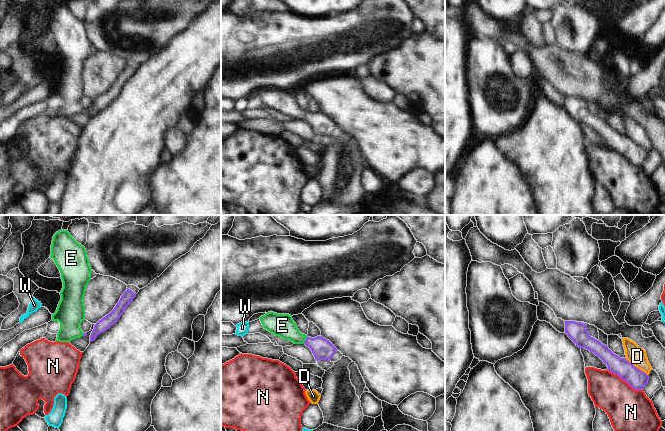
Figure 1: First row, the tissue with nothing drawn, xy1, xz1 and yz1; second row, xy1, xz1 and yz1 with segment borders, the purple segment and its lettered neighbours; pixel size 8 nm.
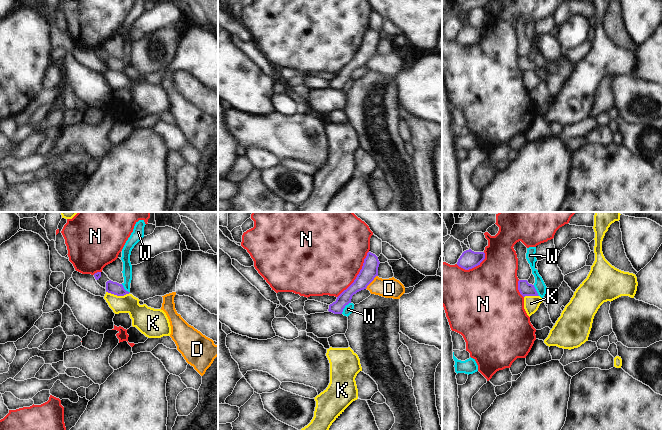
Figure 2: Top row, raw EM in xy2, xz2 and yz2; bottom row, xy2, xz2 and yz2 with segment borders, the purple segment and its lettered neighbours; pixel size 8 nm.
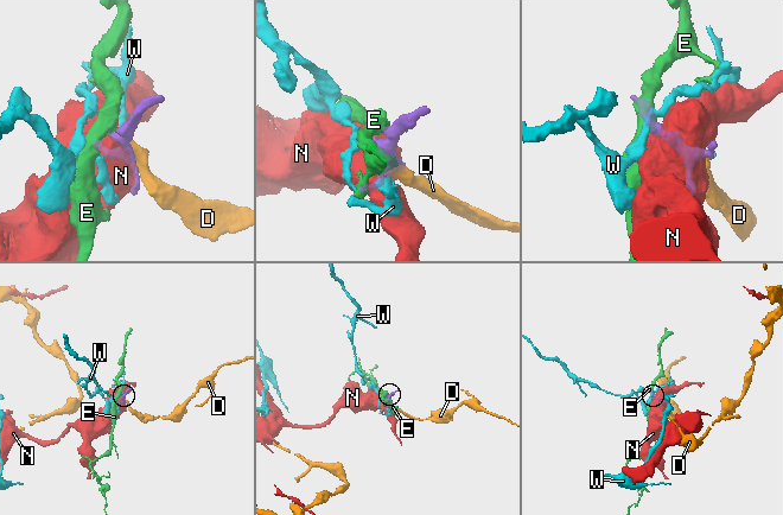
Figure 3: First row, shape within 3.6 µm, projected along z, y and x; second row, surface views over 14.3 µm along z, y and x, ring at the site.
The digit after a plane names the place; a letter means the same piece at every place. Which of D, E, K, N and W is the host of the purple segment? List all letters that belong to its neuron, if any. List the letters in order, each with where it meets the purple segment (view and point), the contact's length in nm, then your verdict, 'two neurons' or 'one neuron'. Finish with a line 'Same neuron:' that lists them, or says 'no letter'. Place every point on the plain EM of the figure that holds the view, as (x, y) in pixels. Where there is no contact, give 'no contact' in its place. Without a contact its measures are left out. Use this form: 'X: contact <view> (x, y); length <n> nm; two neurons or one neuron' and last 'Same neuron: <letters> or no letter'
D: contact yz1 (636, 143); length 240 nm; two neurons
E: contact xz1 (305, 116); length 70 nm; one neuron
K: contact xy2 (118, 71); length 190 nm; two neurons
N: contact xz2 (358, 50); length 460 nm; two neurons
W: contact xz2 (344, 83); length 120 nm; two neurons
Same neuron: E

